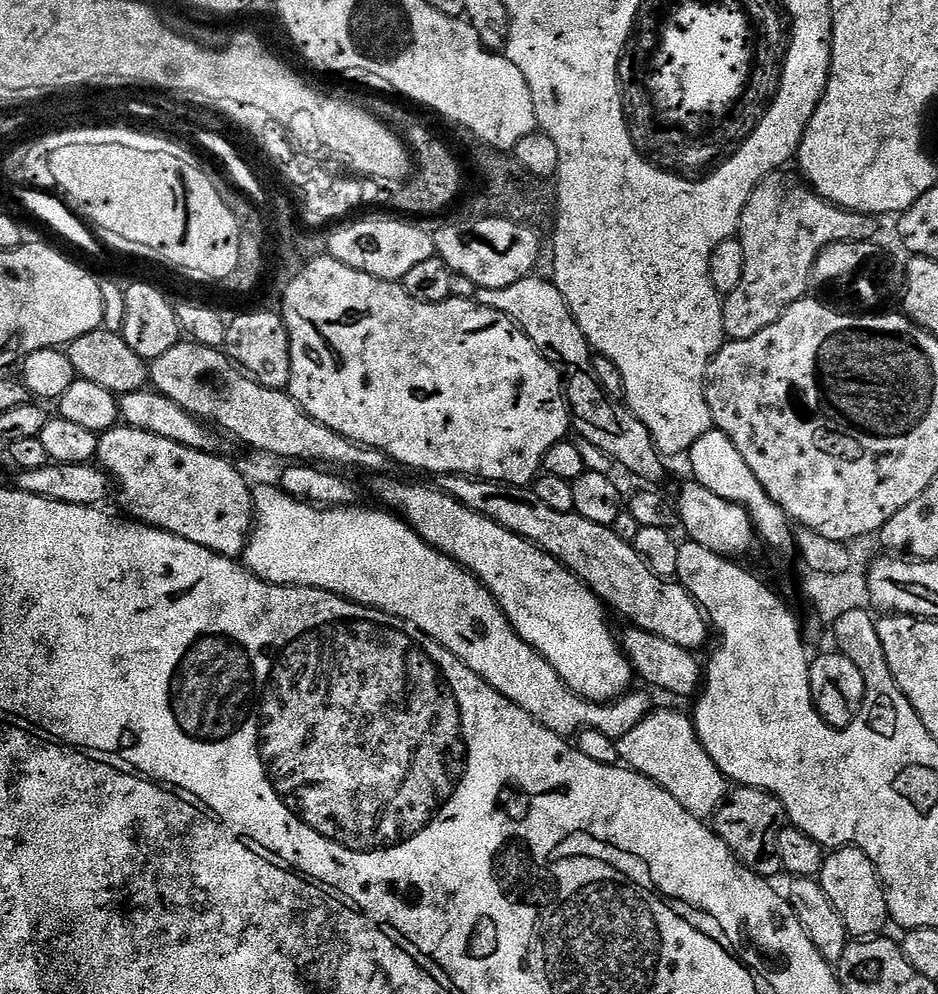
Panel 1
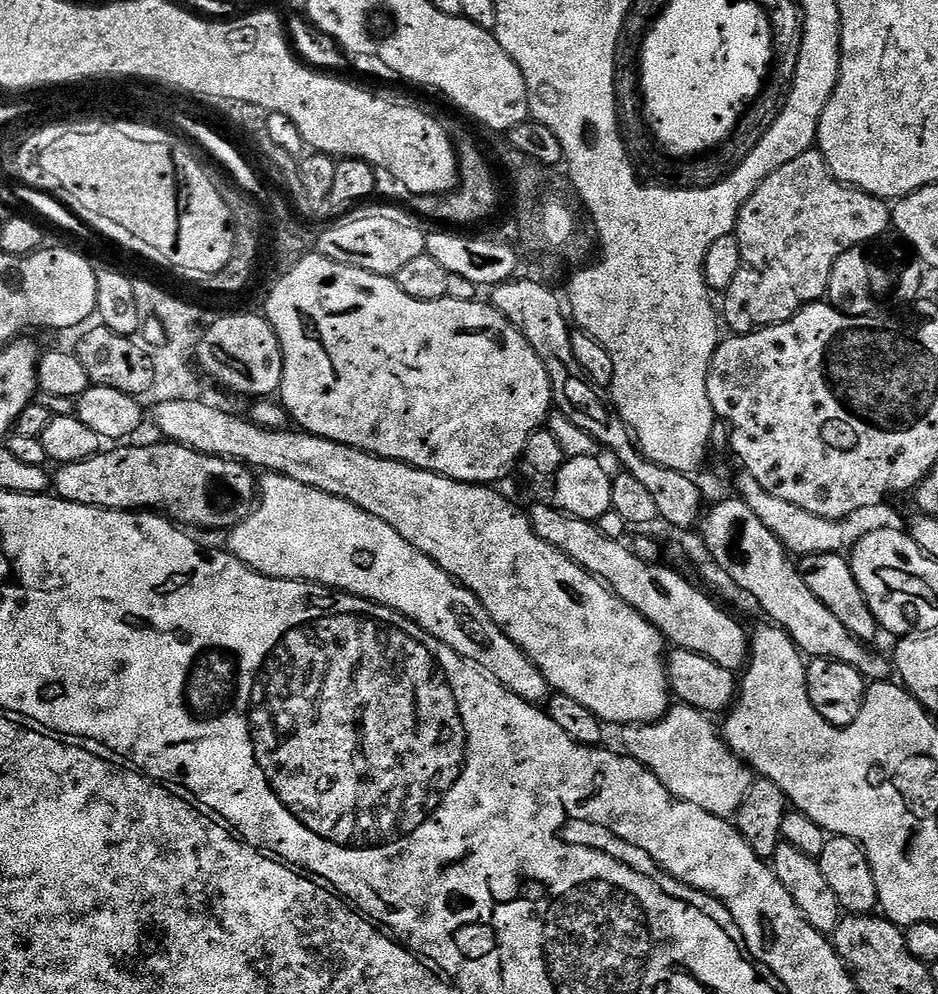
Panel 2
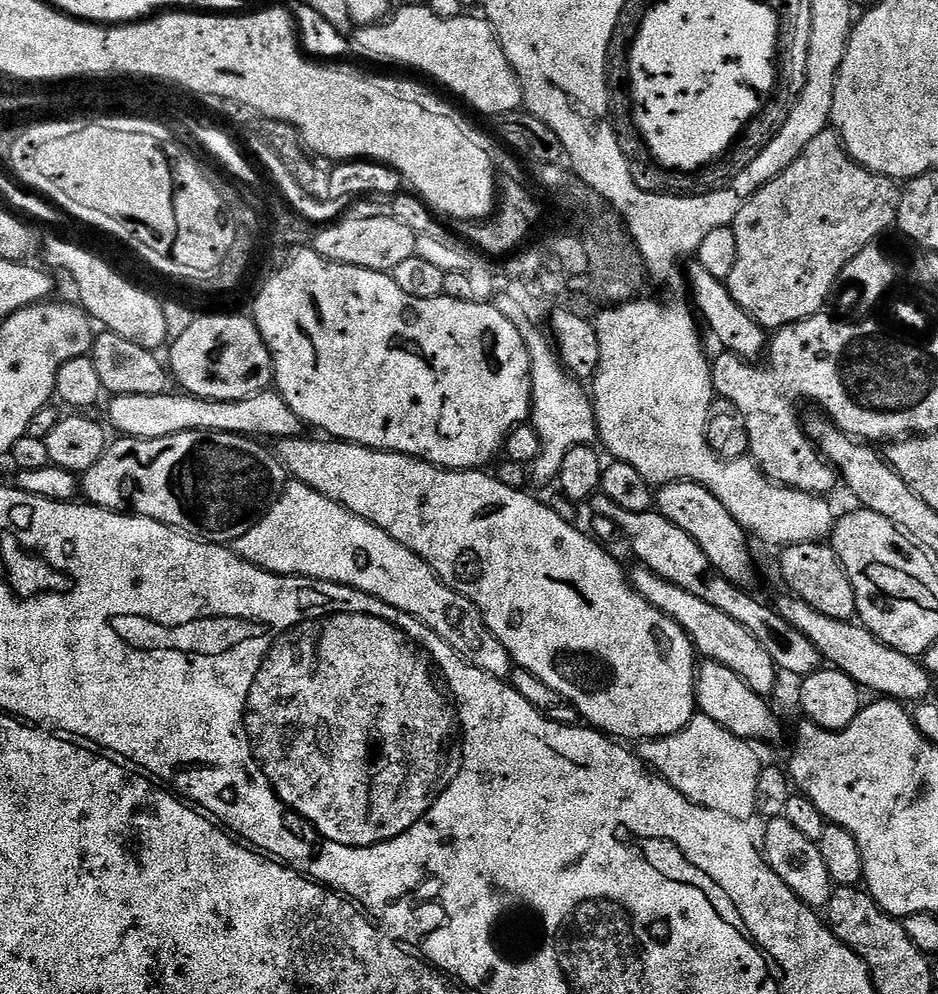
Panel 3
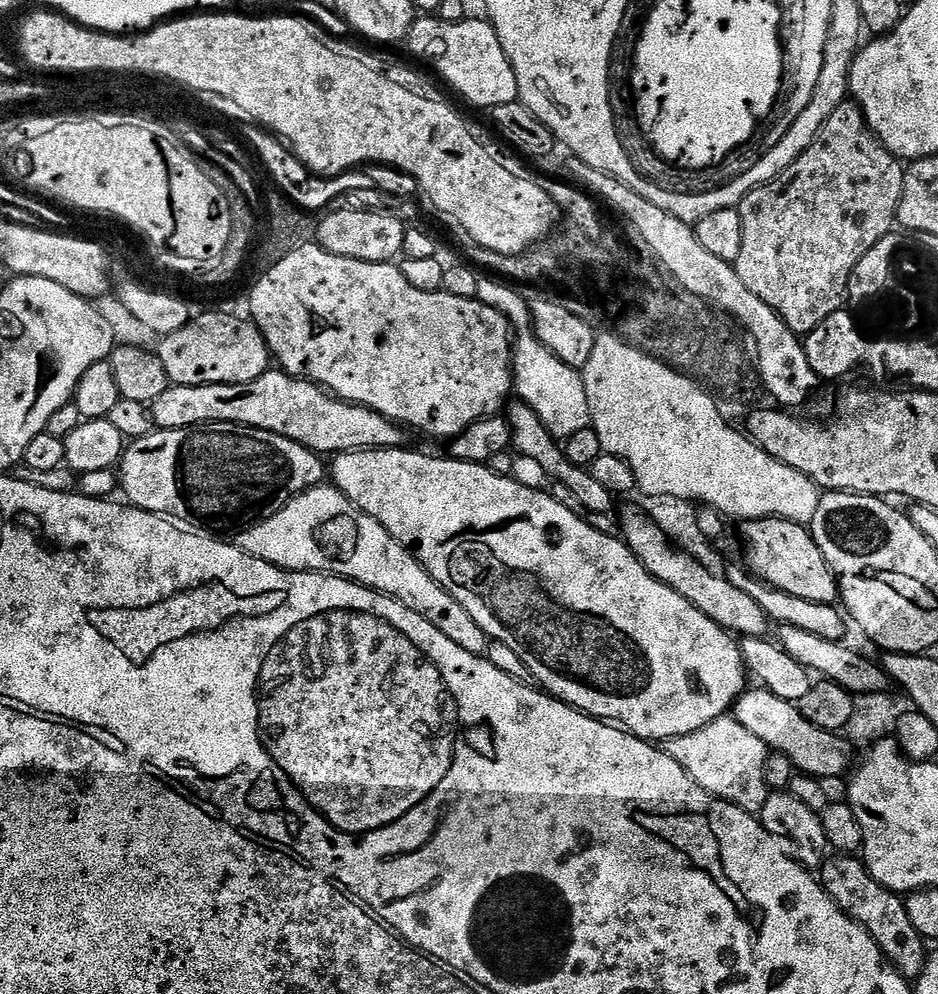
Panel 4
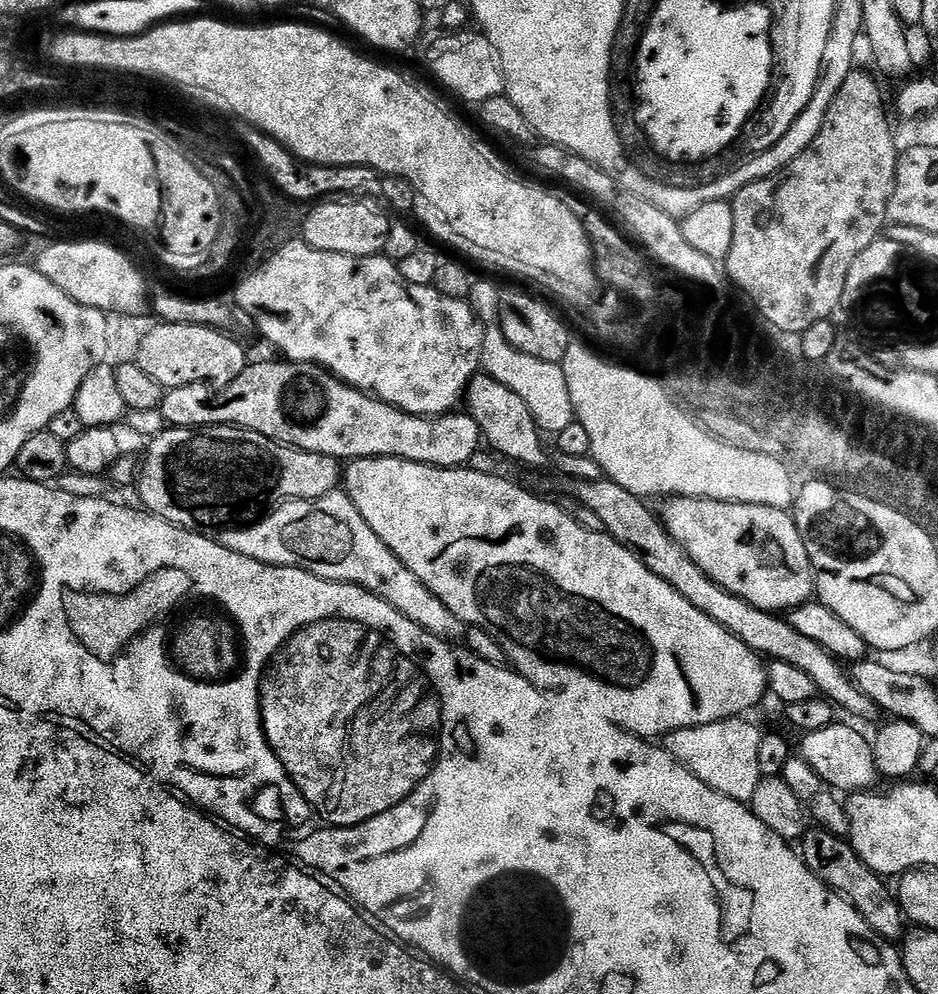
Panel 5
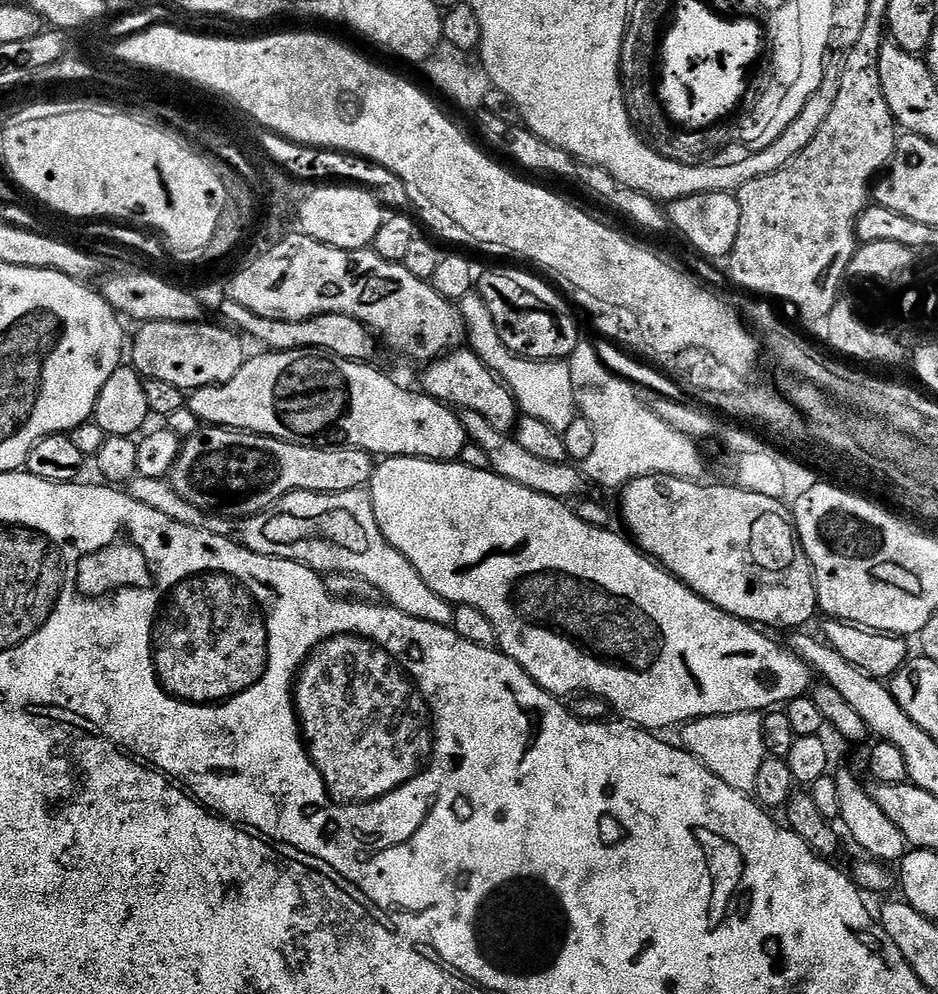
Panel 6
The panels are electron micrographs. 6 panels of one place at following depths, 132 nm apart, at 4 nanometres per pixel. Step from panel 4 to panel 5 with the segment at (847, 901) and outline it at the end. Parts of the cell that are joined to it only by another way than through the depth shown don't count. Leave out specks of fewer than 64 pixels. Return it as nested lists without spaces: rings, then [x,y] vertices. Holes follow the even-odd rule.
[[[819,826],[807,829],[800,840],[800,853],[804,863],[824,884],[847,896],[862,918],[885,940],[899,941],[906,932],[904,912],[897,897],[885,885],[885,879],[870,870],[843,837],[836,837]],[[813,828],[813,829],[812,829]],[[905,927],[905,928],[904,928]]]

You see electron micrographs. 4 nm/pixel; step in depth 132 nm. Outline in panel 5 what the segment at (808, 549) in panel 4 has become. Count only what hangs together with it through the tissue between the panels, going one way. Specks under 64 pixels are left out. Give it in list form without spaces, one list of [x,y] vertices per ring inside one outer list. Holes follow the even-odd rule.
[[[669,496],[661,504],[658,517],[670,538],[730,594],[777,614],[813,599],[812,563],[795,519],[785,509],[685,496]]]

